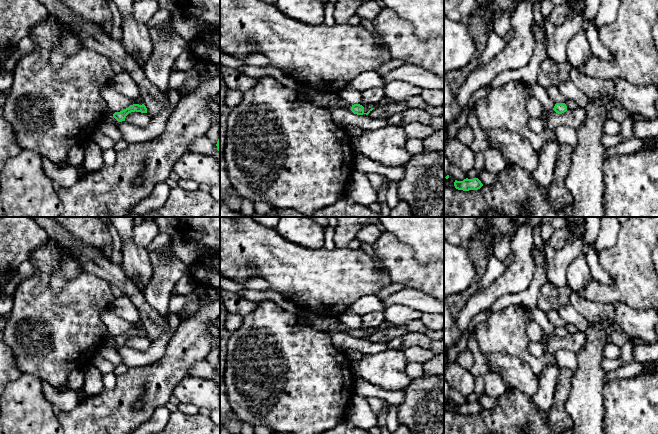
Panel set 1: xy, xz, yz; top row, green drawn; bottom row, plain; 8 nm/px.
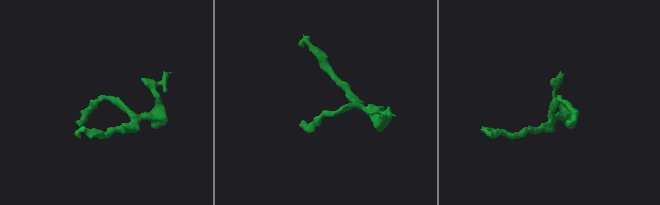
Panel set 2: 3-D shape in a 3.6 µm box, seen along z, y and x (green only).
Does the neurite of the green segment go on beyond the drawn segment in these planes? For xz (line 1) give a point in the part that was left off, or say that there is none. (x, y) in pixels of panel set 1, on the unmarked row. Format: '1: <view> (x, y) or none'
1: none

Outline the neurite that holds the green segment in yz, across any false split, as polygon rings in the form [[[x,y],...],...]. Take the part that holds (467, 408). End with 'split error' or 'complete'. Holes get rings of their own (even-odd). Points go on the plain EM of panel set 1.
[[[466,402],[463,405],[455,404],[454,410],[458,414],[469,415],[469,414],[478,414],[483,410],[483,408],[478,402],[473,403]]] | complete

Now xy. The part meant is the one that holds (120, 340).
[[[133,328],[130,329],[128,332],[120,335],[120,336],[115,336],[113,338],[113,341],[118,345],[125,345],[126,340],[131,337],[131,336],[141,336],[141,337],[147,337],[147,332],[144,328],[139,329],[139,328]]] | complete

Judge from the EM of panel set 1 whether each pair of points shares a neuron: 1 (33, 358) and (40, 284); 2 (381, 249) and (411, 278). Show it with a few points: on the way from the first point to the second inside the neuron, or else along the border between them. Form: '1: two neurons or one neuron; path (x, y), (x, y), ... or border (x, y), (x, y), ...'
1: one neuron; path (36, 340), (36, 302)
2: one neuron; path (388, 255), (404, 271)

